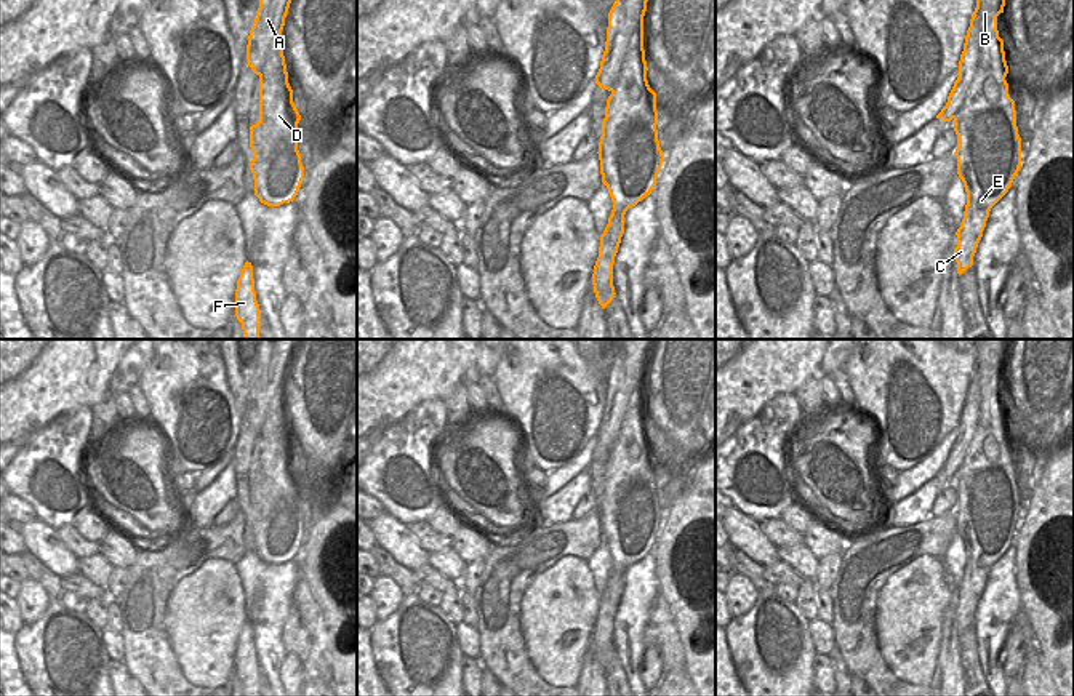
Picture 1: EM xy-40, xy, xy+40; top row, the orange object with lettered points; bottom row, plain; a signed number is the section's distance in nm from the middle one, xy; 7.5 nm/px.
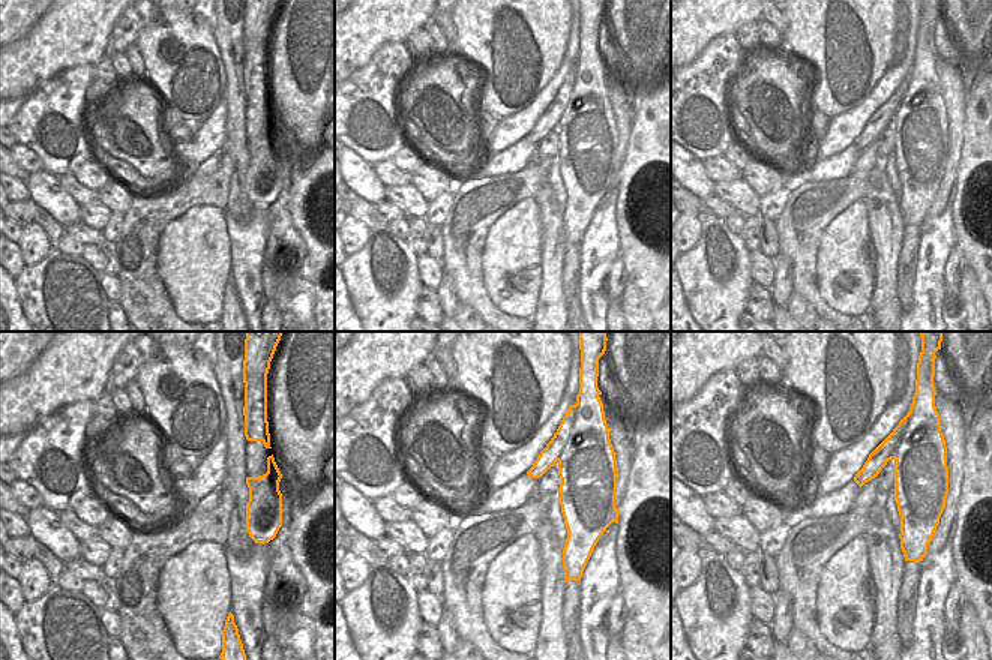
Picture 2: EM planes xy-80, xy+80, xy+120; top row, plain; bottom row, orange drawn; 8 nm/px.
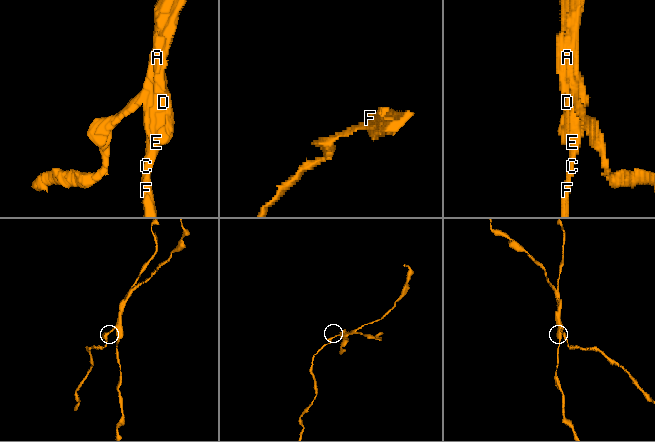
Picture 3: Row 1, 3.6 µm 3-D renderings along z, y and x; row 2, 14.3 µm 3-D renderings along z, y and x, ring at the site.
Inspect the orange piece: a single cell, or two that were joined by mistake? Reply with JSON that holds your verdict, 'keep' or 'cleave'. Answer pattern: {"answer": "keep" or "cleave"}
{"answer": "cleave"}

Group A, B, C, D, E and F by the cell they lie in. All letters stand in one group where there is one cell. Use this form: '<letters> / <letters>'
A / B C D E F

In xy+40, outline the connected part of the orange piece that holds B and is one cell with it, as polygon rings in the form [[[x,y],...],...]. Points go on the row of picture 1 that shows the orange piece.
[[[978,0],[983,32],[978,70],[954,117],[957,174],[967,192],[954,248],[959,275],[973,266],[989,211],[1008,192],[1021,168],[1015,101],[1008,94],[1008,66],[997,30],[997,16],[1004,6],[1005,0]]]

